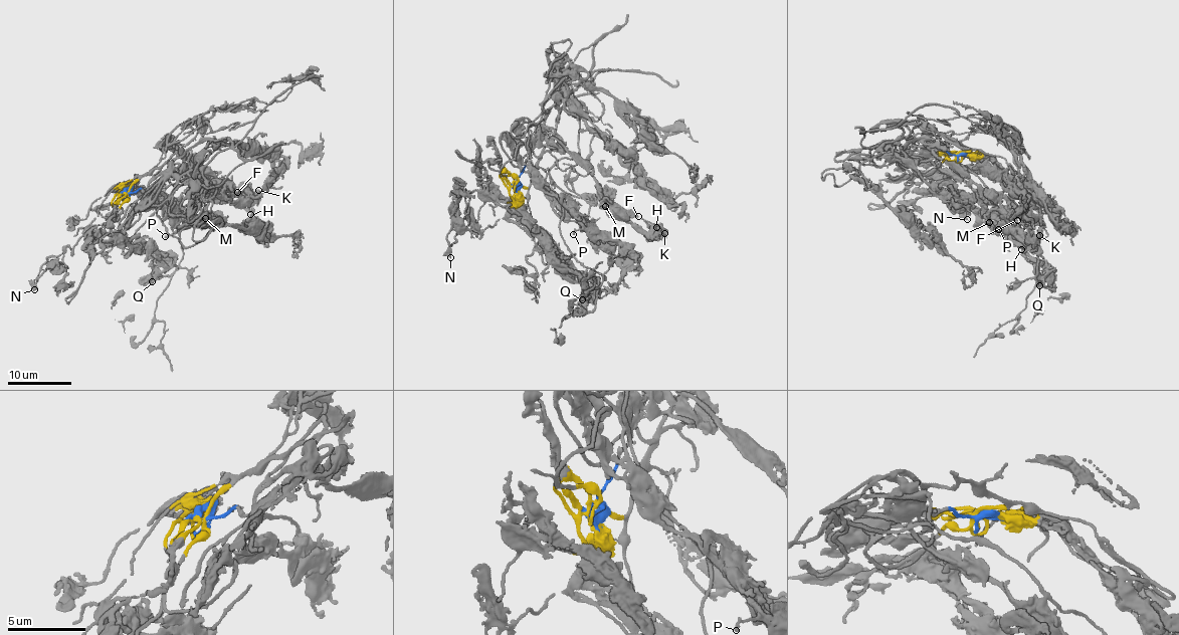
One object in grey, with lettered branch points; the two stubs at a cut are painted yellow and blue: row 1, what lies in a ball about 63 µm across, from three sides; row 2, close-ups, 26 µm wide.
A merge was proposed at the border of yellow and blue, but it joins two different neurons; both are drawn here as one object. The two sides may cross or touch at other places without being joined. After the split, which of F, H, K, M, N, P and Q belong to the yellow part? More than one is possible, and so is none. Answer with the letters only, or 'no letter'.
N, P, Q

